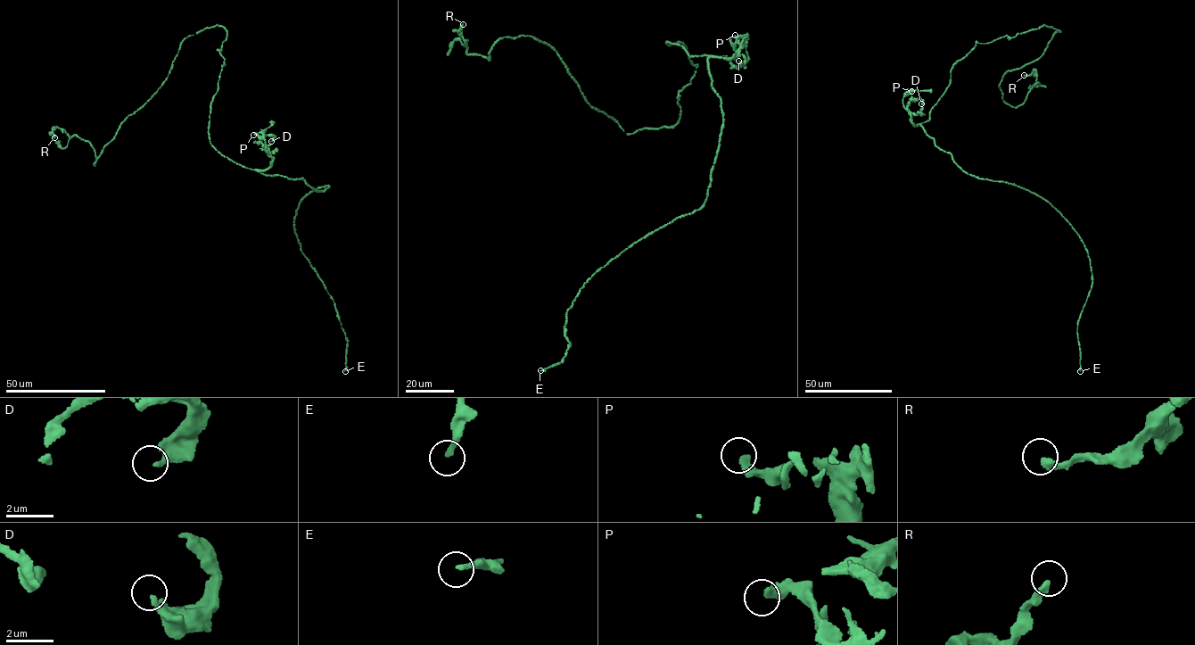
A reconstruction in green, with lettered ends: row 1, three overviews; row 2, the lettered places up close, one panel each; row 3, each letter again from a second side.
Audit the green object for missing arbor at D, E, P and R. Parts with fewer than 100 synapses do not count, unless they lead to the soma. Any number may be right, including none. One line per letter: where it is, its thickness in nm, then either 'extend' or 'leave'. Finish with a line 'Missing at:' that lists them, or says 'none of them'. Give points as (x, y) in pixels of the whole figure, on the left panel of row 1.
D: (271, 141) | 260 nm | leave
E: (345, 371) | 200 nm | leave
P: (253, 135) | 400 nm | leave
R: (54, 137) | 280 nm | leave
Missing at: none of them

